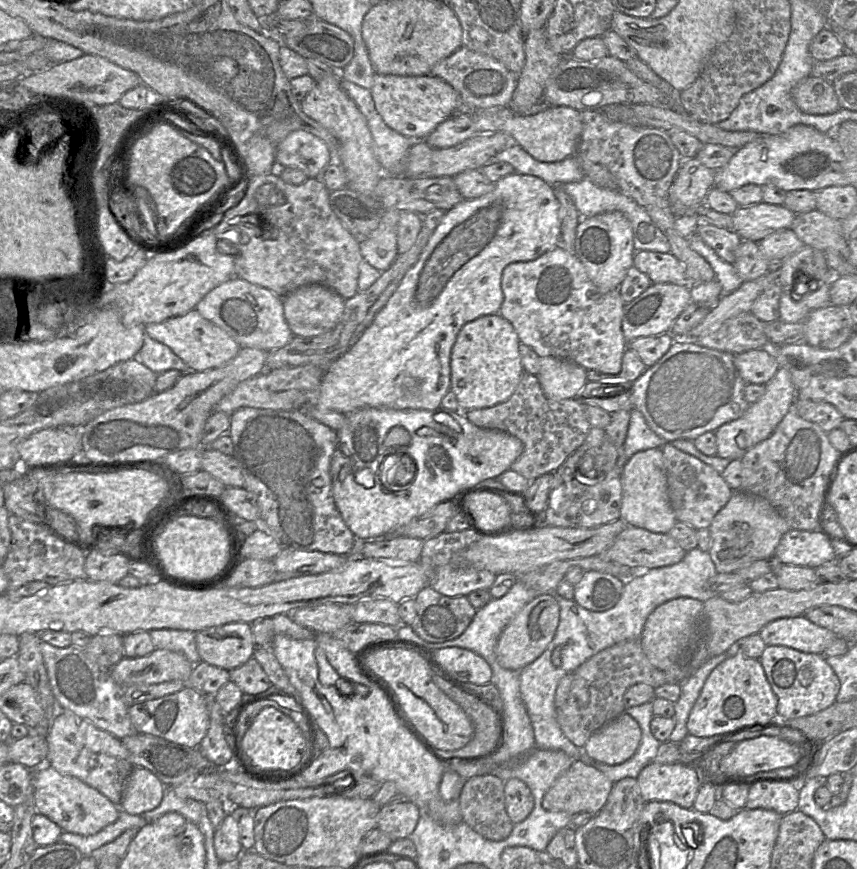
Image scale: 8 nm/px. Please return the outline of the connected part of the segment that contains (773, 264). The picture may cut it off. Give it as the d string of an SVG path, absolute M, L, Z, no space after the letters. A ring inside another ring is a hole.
M792 228L777 231L758 244L767 259L769 270L777 274L785 259L804 246Z

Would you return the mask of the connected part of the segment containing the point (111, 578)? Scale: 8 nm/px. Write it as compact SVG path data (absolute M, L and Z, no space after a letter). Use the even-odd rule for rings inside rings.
M102 551L86 553L87 579L95 582L118 583L129 574L130 560L127 556Z

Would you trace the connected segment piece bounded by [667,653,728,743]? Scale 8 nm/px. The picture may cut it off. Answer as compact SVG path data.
M723 653L710 658L695 672L689 675L689 677L683 683L667 683L681 685L680 697L674 705L675 728L670 735L669 741L679 743L689 734L687 729L687 721L690 712L711 672L727 657L728 655Z

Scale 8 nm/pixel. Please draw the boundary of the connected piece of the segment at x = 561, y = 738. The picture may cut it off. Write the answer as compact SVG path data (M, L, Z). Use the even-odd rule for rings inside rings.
M548 645L537 659L520 670L520 692L534 730L535 748L539 750L561 750L574 759L580 759L585 755L584 747L574 745L564 735L557 721L555 692L560 680L568 672L564 671L562 667L550 664L549 655L552 648L552 645Z

